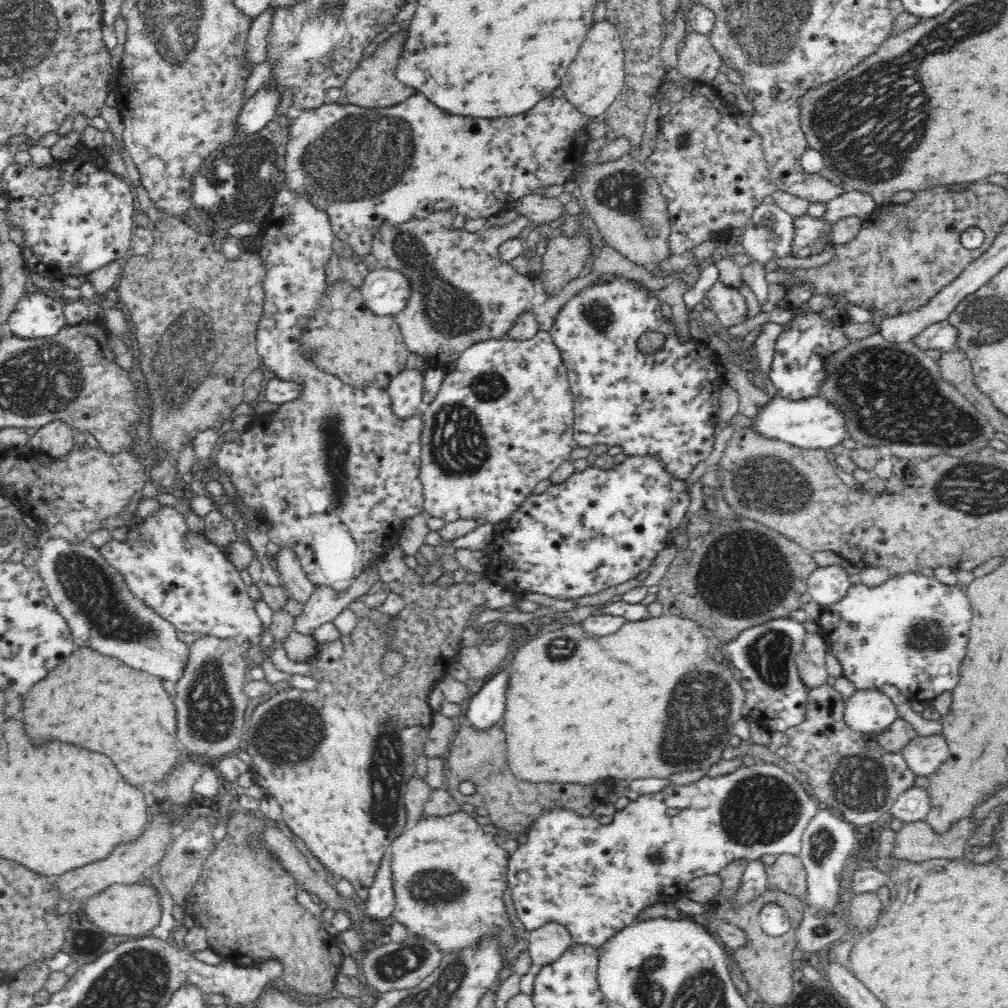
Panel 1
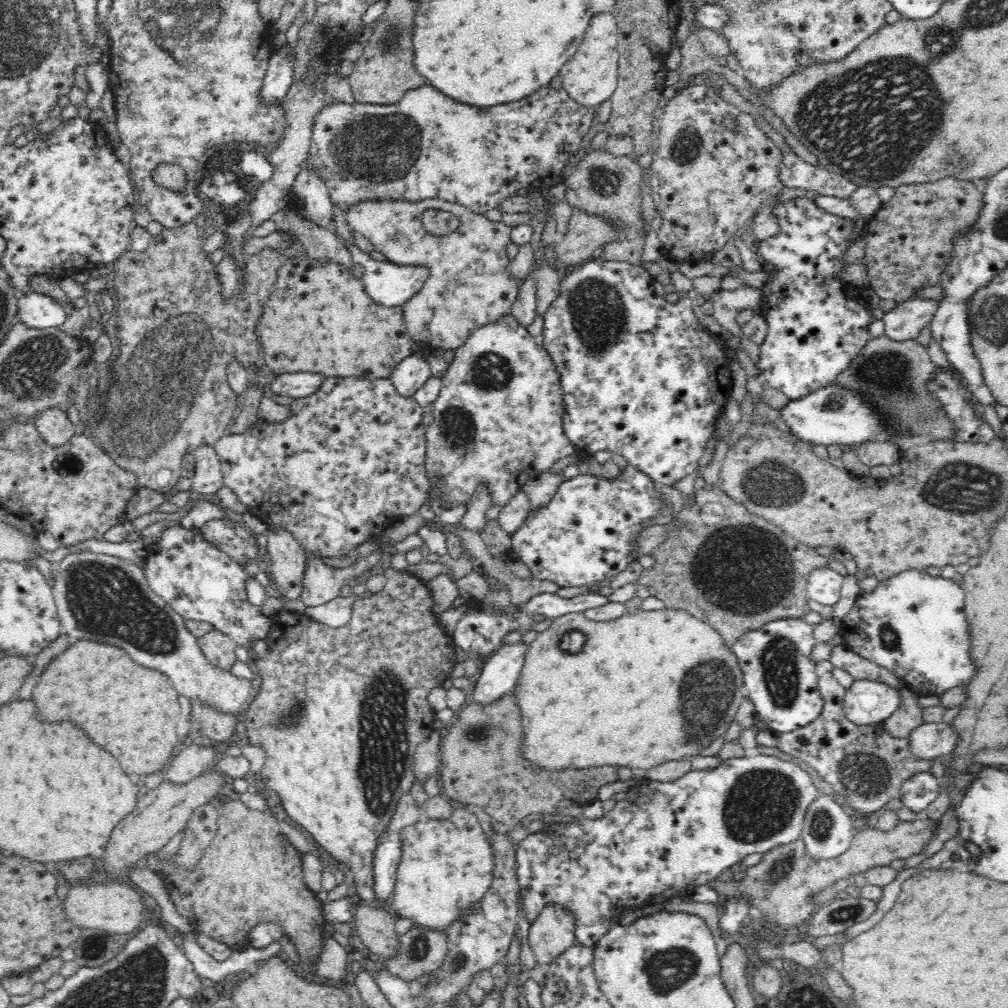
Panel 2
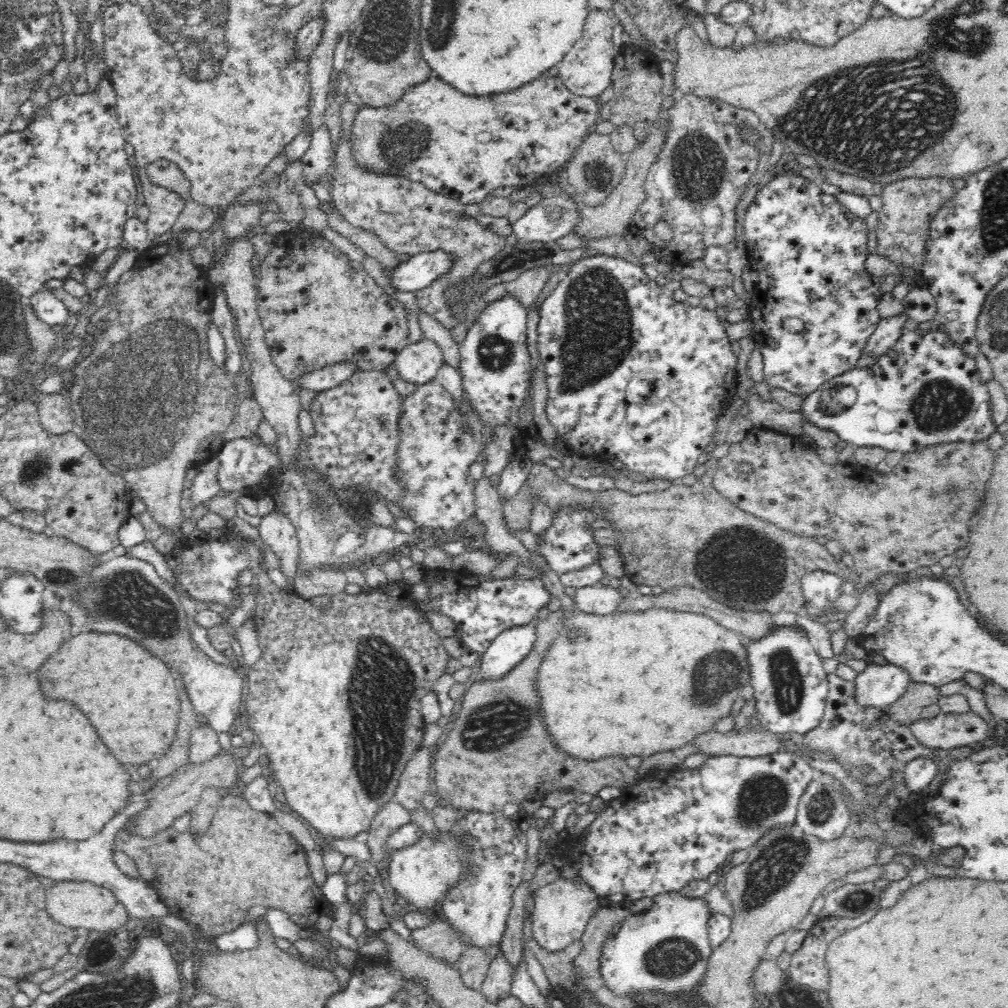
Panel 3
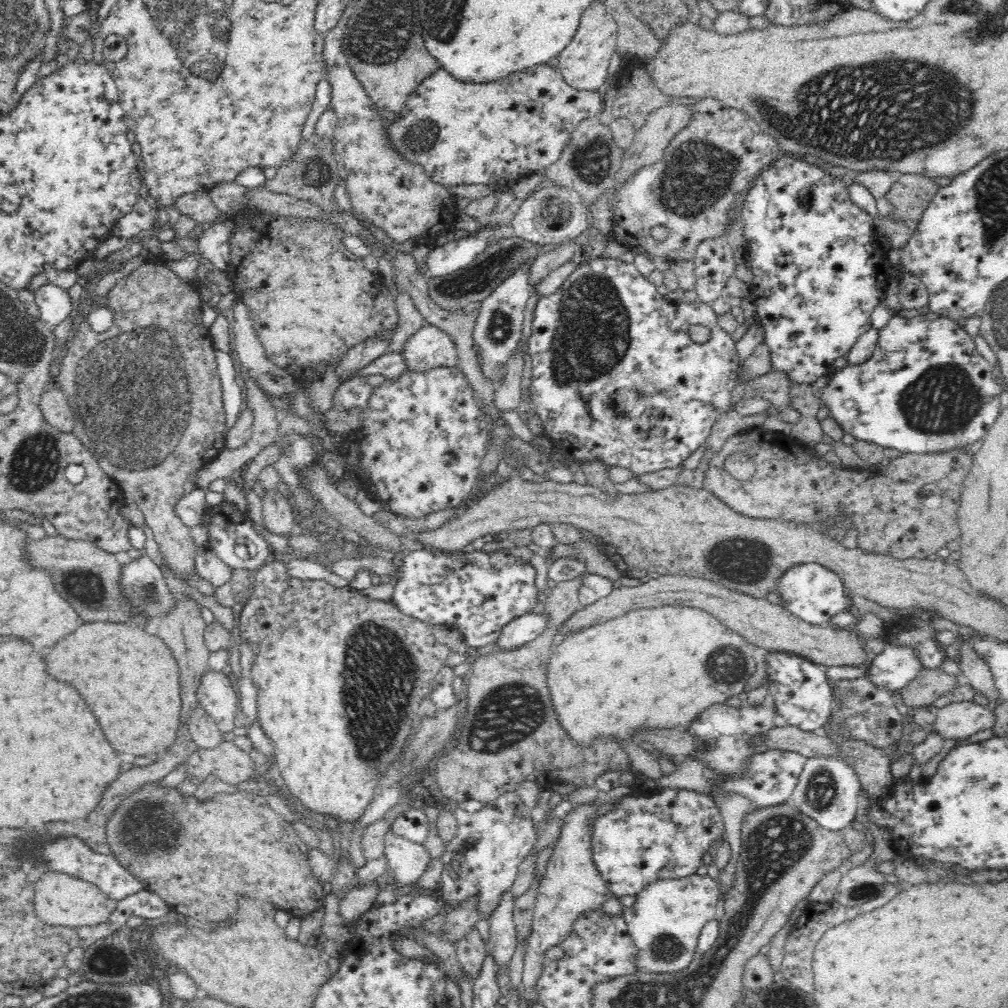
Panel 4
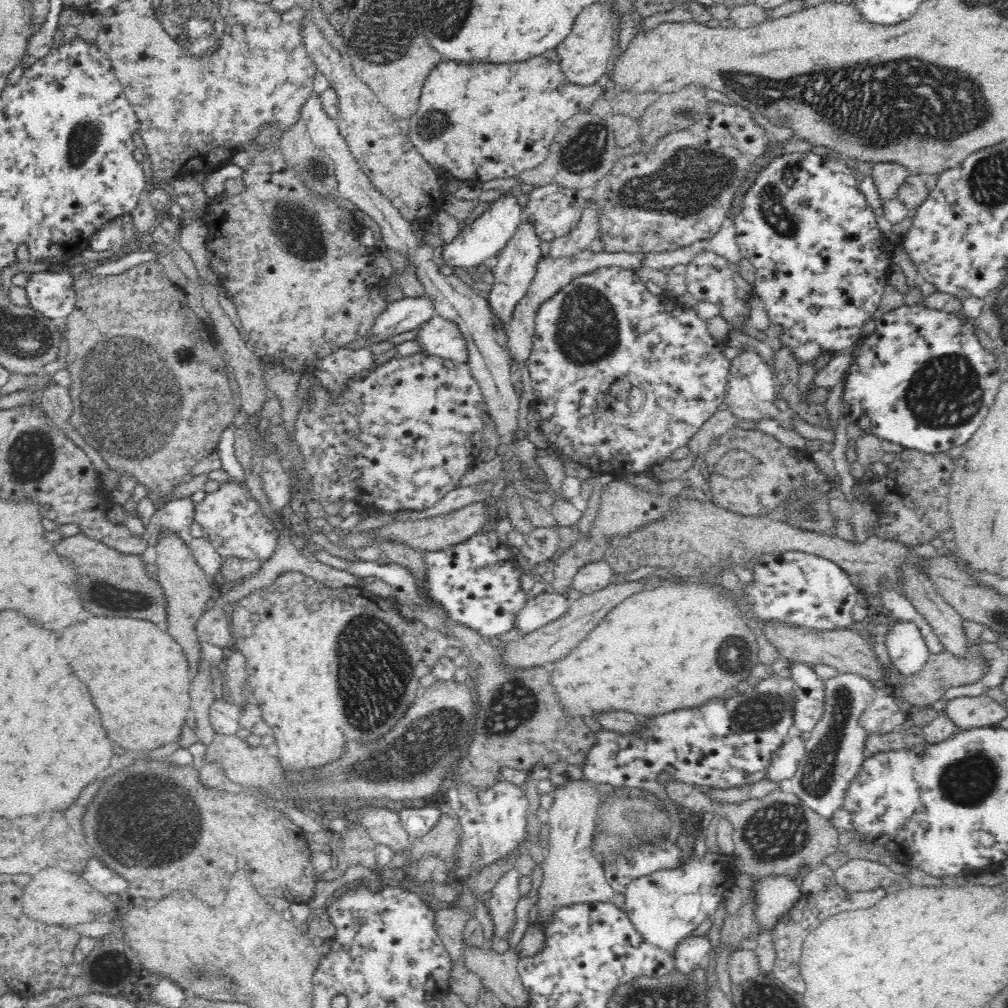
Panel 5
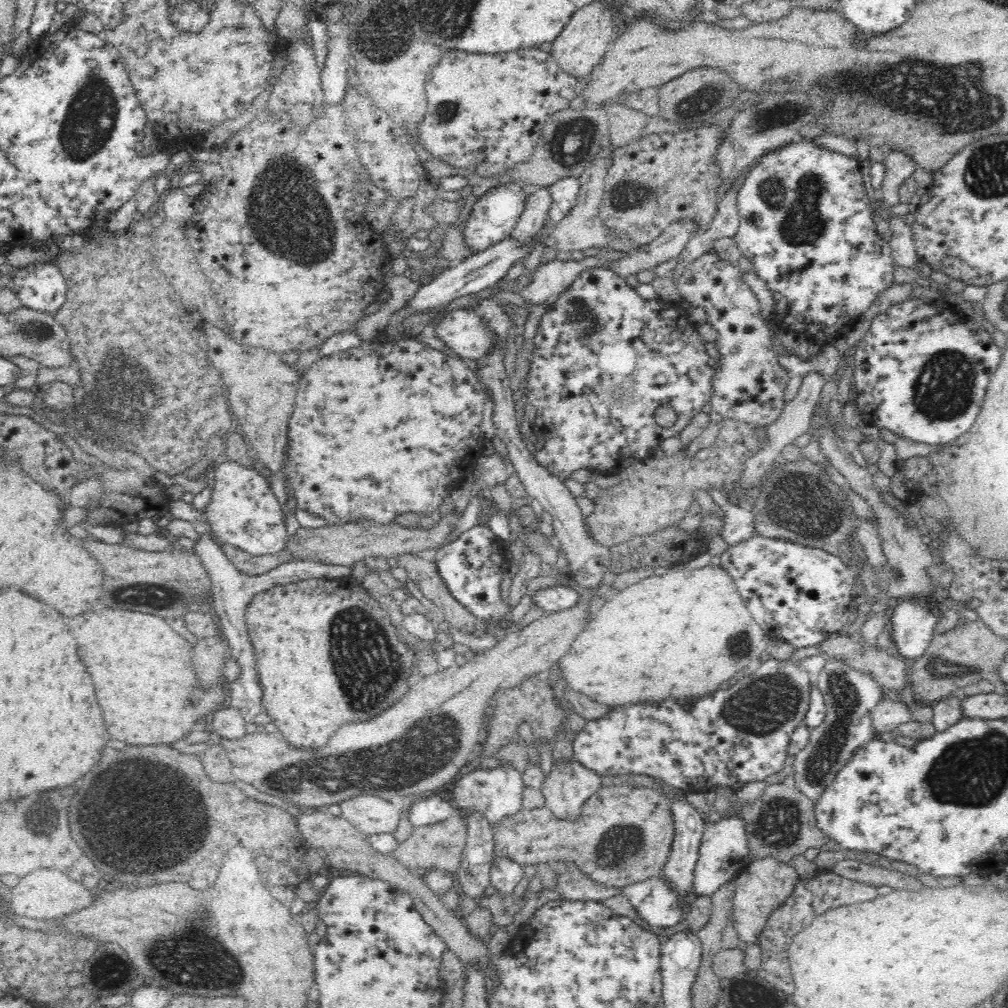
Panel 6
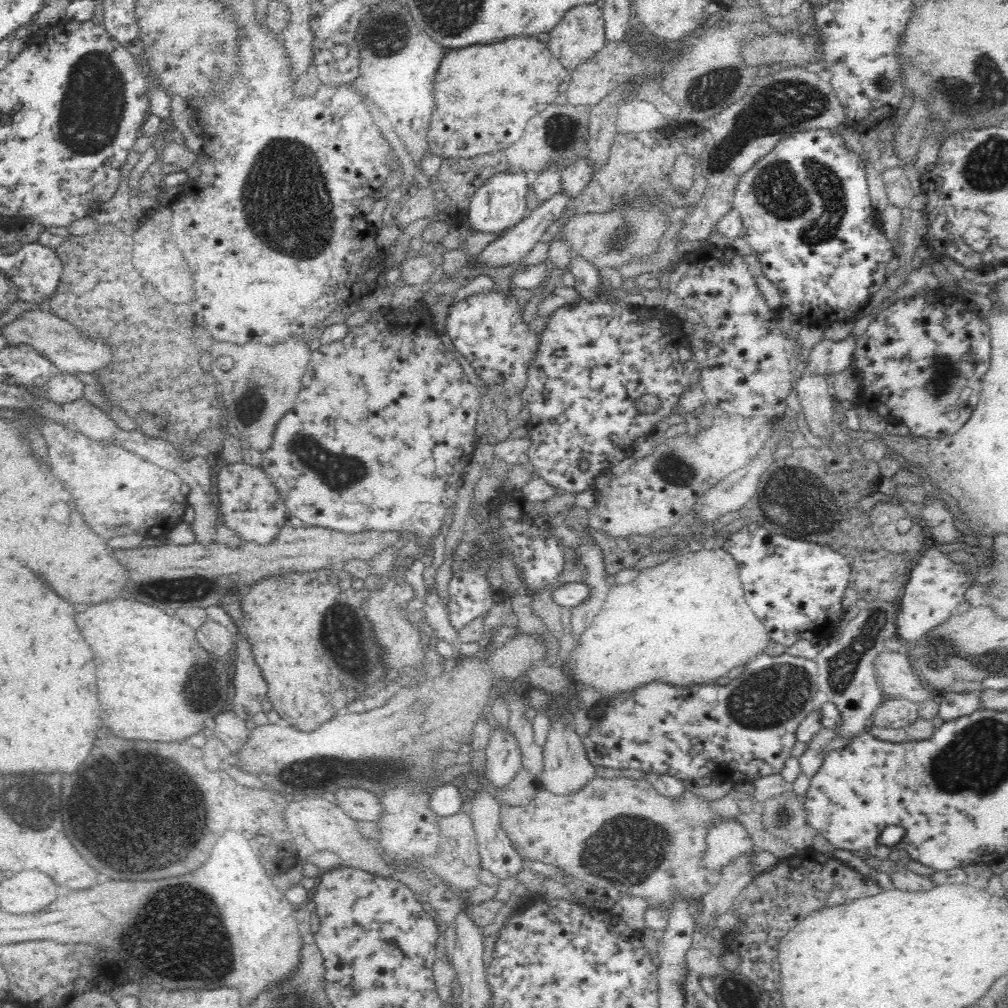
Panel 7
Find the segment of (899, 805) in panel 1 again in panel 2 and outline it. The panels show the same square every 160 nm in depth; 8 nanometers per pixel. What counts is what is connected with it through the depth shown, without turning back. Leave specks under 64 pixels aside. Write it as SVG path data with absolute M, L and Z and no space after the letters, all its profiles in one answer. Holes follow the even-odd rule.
M918 772L902 783L899 798L904 806L918 814L939 796L938 780L928 772Z

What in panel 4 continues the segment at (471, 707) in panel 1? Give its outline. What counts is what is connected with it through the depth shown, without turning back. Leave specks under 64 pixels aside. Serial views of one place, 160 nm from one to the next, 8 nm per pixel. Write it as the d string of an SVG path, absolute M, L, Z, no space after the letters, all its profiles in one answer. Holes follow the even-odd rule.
M527 612L511 620L497 639L497 648L513 649L542 634L548 627L548 613Z

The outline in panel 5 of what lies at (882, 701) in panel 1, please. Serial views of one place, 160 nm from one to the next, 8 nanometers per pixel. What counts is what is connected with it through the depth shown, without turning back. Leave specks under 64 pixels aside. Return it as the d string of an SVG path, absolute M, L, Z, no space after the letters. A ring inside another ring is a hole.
M898 619L885 636L885 646L897 674L911 675L922 670L931 652L920 633L920 628L910 620Z

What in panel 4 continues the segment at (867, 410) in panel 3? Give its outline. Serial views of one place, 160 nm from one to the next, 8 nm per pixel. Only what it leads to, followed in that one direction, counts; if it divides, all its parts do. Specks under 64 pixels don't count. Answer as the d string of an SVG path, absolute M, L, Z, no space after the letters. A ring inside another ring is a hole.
M931 311L912 318L892 316L879 330L874 352L863 363L840 364L821 392L823 406L846 434L904 453L936 454L971 446L984 436L1000 414L1002 386L994 376L994 367L978 353L974 338L962 324Z

